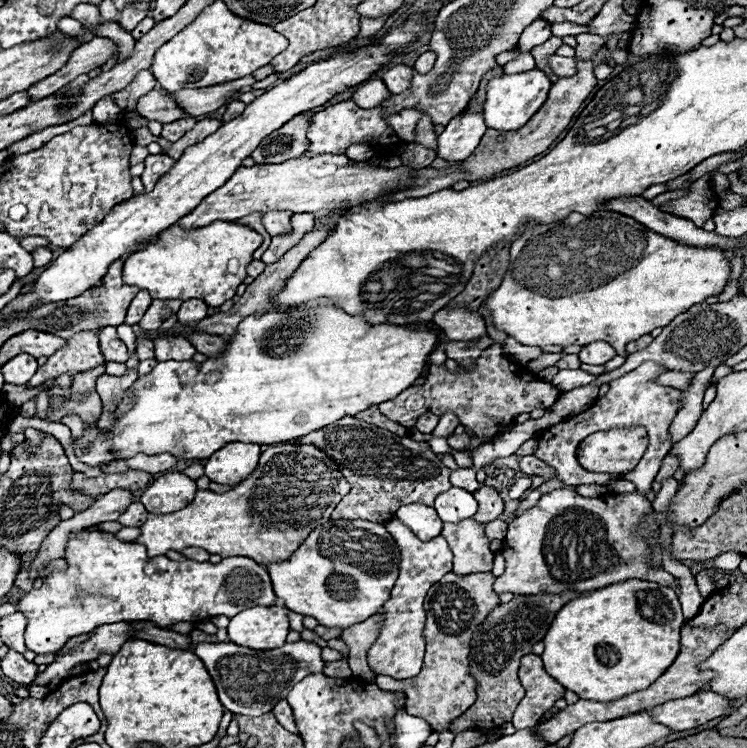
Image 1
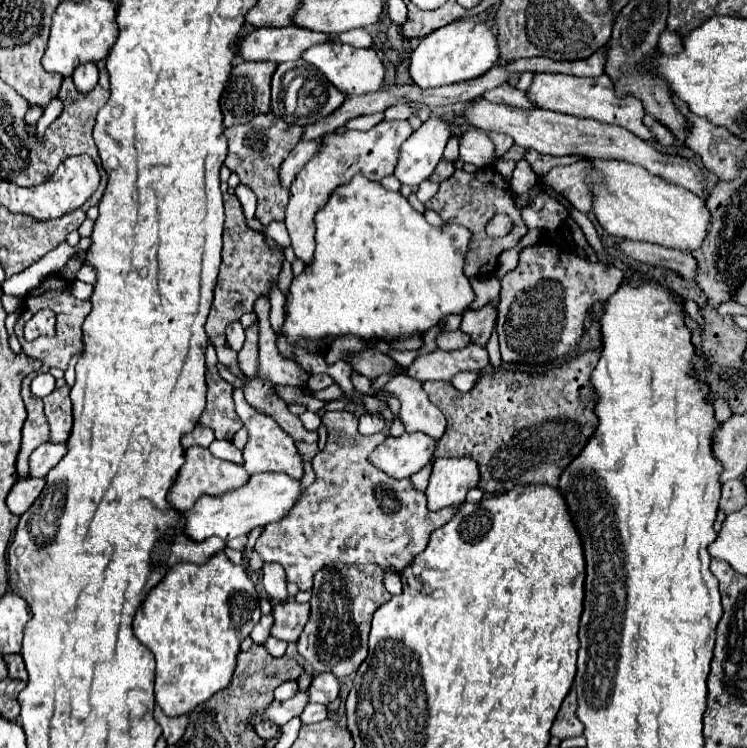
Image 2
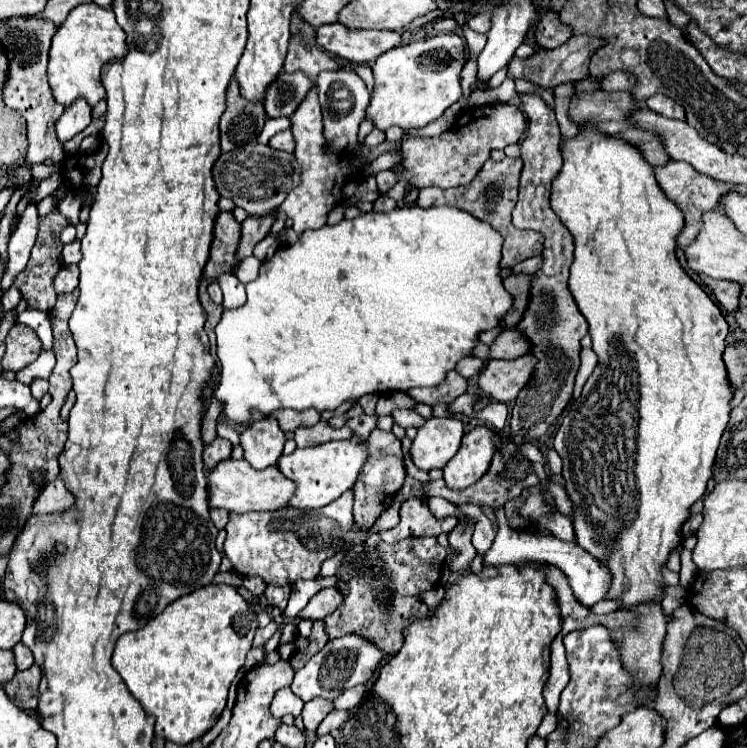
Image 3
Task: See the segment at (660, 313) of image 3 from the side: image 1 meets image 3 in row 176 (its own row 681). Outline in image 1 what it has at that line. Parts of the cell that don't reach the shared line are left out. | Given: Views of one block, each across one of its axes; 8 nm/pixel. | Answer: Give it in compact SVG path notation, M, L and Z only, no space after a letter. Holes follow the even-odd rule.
M626 580L620 584L594 590L590 596L580 596L570 600L552 622L548 636L544 638L544 668L546 672L562 684L566 690L576 692L582 700L612 702L628 696L630 692L640 692L658 680L666 668L676 660L680 652L680 626L684 616L680 610L678 596L672 588L660 586L646 580Z

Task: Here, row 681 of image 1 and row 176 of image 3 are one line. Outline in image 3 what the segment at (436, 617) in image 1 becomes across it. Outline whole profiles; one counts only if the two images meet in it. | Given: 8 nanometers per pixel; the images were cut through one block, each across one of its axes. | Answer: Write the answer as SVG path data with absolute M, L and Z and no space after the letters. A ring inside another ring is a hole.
M492 104L492 106L464 110L456 118L456 124L436 138L422 138L422 136L404 134L404 138L402 138L404 172L402 174L378 172L376 174L378 190L384 194L398 180L408 180L416 188L426 188L426 186L454 188L454 186L468 184L478 174L482 164L490 158L490 152L494 148L504 150L508 144L518 142L524 134L524 128L526 128L524 114L520 114L516 106Z

